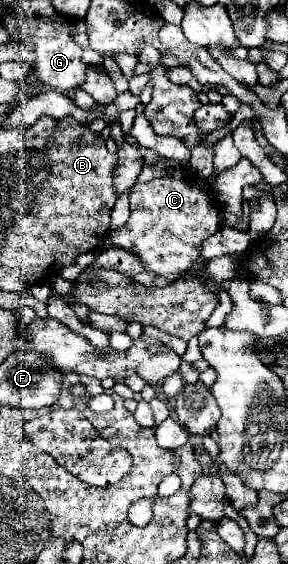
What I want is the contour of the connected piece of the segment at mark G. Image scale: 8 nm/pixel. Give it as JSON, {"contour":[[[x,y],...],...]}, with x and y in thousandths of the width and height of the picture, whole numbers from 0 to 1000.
{"contour":[[[191,32],[191,35],[122,34],[104,53],[104,67],[97,67],[101,82],[115,82],[115,92],[128,99],[122,128],[128,128],[135,145],[156,152],[177,152],[198,163],[233,163],[233,160],[274,156],[295,142],[295,124],[302,124],[302,113],[281,110],[288,89],[247,71],[240,46],[247,46],[247,39],[219,35],[219,32]]]}

